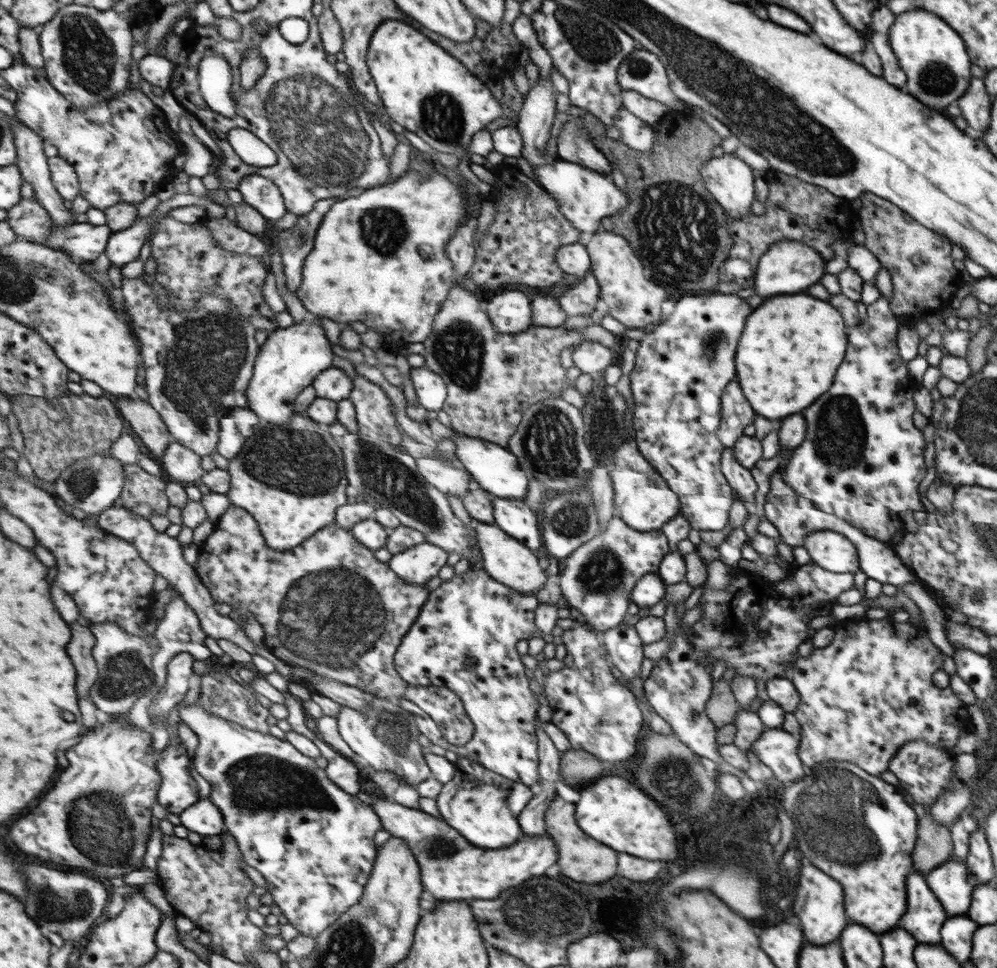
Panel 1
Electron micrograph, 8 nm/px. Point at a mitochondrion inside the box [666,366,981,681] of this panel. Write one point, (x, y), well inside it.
(840, 435)

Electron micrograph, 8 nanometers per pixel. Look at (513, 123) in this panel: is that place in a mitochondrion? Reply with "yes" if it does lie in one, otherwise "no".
no

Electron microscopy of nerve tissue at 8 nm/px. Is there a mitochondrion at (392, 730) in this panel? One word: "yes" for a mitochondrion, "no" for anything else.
yes

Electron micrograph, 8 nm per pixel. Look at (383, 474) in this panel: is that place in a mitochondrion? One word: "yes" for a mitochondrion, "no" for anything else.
yes

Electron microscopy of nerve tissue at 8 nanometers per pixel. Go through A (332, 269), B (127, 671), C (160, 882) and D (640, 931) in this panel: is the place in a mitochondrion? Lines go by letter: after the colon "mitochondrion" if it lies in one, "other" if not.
A: other
B: mitochondrion
C: other
D: other

